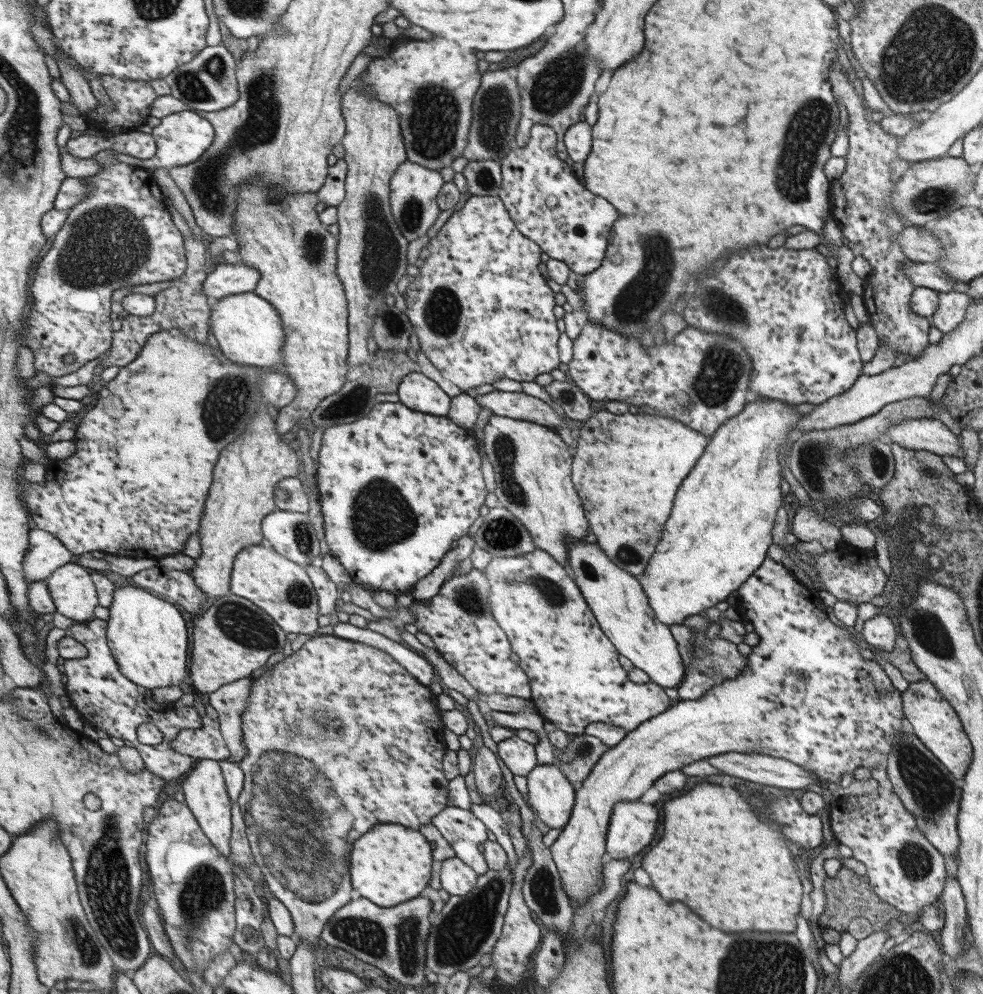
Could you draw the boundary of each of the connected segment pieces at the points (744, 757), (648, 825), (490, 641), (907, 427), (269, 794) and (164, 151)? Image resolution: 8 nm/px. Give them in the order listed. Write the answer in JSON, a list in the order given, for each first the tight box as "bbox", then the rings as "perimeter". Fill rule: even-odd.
[{"bbox":[708,753,821,791],"perimeter":[[[725,753],[708,758],[708,762],[728,776],[766,786],[788,788],[790,791],[807,787],[808,784],[821,784],[804,767],[787,759],[762,754]]]},{"bbox":[607,802,660,860],"perimeter":[[[617,802],[616,822],[612,834],[607,834],[607,854],[614,860],[627,860],[642,852],[654,838],[660,812],[646,802]]]},{"bbox":[411,567,530,700],"perimeter":[[[473,567],[467,574],[455,573],[443,582],[439,593],[427,605],[414,600],[411,609],[416,621],[413,624],[419,632],[432,638],[440,656],[478,693],[499,693],[522,700],[530,699],[530,680],[514,658],[508,636],[500,628],[488,606],[489,590],[491,584],[481,570]]]},{"bbox":[885,419,962,456],"perimeter":[[[908,419],[891,426],[885,439],[910,450],[929,450],[934,454],[958,456],[962,439],[937,419]]]},{"bbox":[239,636,449,946],"perimeter":[[[319,636],[306,641],[301,649],[290,658],[278,663],[271,671],[266,672],[254,684],[254,692],[250,698],[247,711],[243,714],[245,743],[249,754],[240,762],[245,770],[246,786],[239,803],[245,812],[246,824],[253,831],[250,836],[251,845],[257,856],[257,864],[266,876],[266,881],[274,897],[286,904],[294,915],[297,924],[295,938],[305,943],[318,946],[327,924],[335,914],[352,898],[360,894],[352,884],[352,850],[356,850],[356,838],[366,834],[377,824],[392,823],[419,830],[424,824],[431,824],[433,818],[447,808],[449,780],[442,768],[442,759],[446,753],[444,742],[444,726],[438,716],[436,696],[418,679],[415,679],[400,663],[386,652],[364,643],[344,640],[338,636]]]},{"bbox":[116,109,217,172],"perimeter":[[[190,109],[161,119],[160,125],[153,129],[153,135],[159,147],[159,152],[154,158],[142,160],[116,152],[118,160],[132,164],[132,166],[148,169],[150,172],[160,168],[174,169],[192,165],[192,162],[200,161],[200,158],[212,149],[212,144],[216,141],[217,130],[215,124],[208,117],[199,111]]]}]

